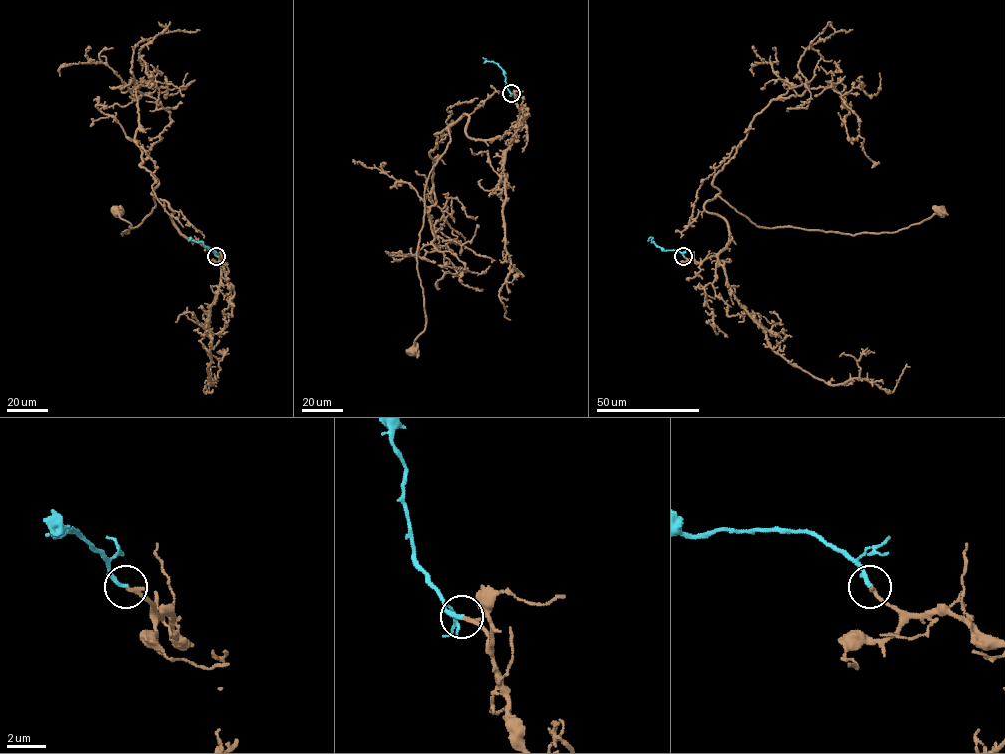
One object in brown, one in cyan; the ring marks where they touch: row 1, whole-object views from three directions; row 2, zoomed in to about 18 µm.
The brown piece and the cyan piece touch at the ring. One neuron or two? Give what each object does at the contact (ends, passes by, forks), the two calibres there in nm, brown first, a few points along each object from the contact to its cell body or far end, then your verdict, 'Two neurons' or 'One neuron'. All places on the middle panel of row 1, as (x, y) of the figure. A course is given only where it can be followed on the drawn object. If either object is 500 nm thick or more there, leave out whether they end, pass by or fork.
At the ring brown ends. At the ring cyan ends. Thickness 240 nm (brown) against 220 nm. Course of brown: (511, 94), (514, 126), (475, 140), (464, 114), (429, 174), (417, 252), (425, 321), (414, 352). Course of cyan: (511, 94), (506, 87), (504, 72), (497, 64), (484, 63), (483, 57). One neuron

